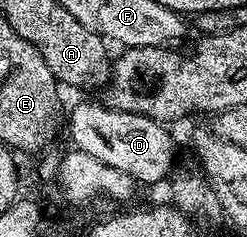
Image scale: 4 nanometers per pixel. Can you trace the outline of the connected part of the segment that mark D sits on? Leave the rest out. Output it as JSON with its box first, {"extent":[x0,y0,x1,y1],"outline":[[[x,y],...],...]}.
{"extent":[70,103,175,185],"outline":[[[78,103],[70,115],[71,144],[77,150],[128,173],[138,185],[157,185],[175,170],[174,139],[163,124],[140,113],[124,113],[98,103]]]}

